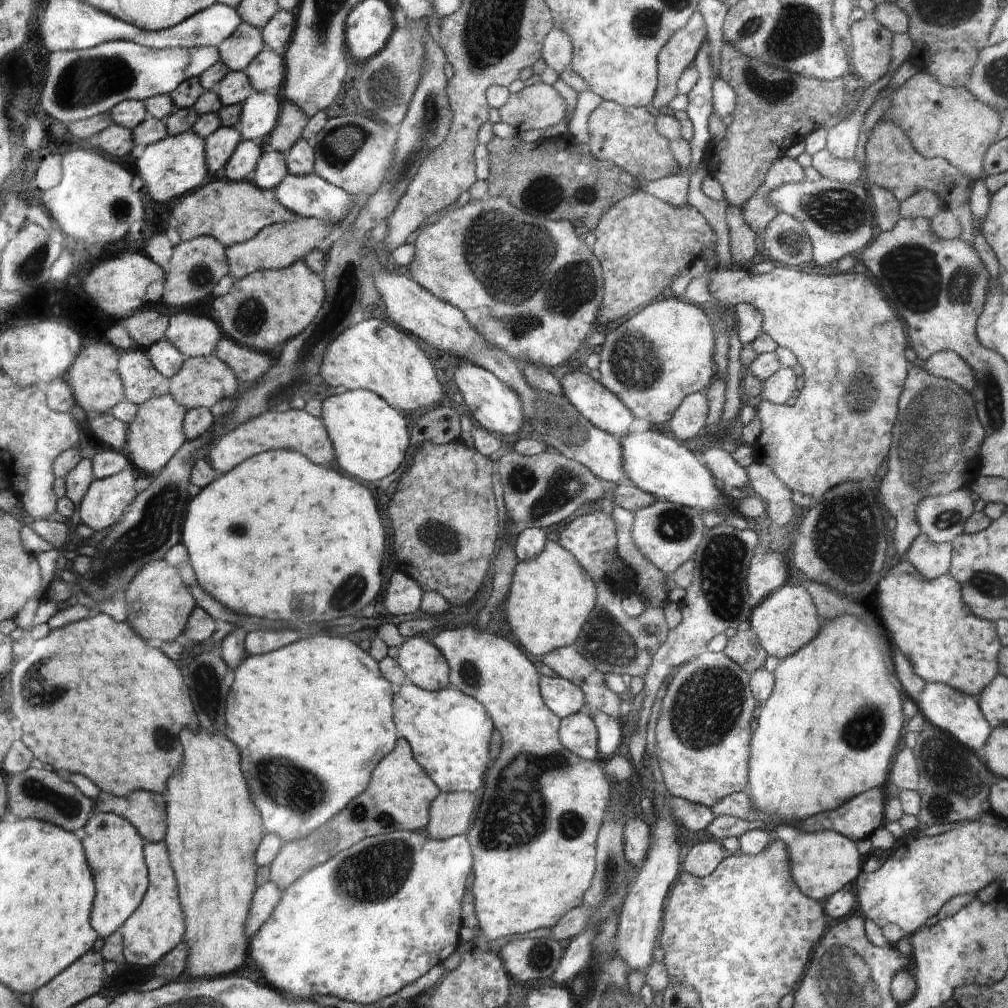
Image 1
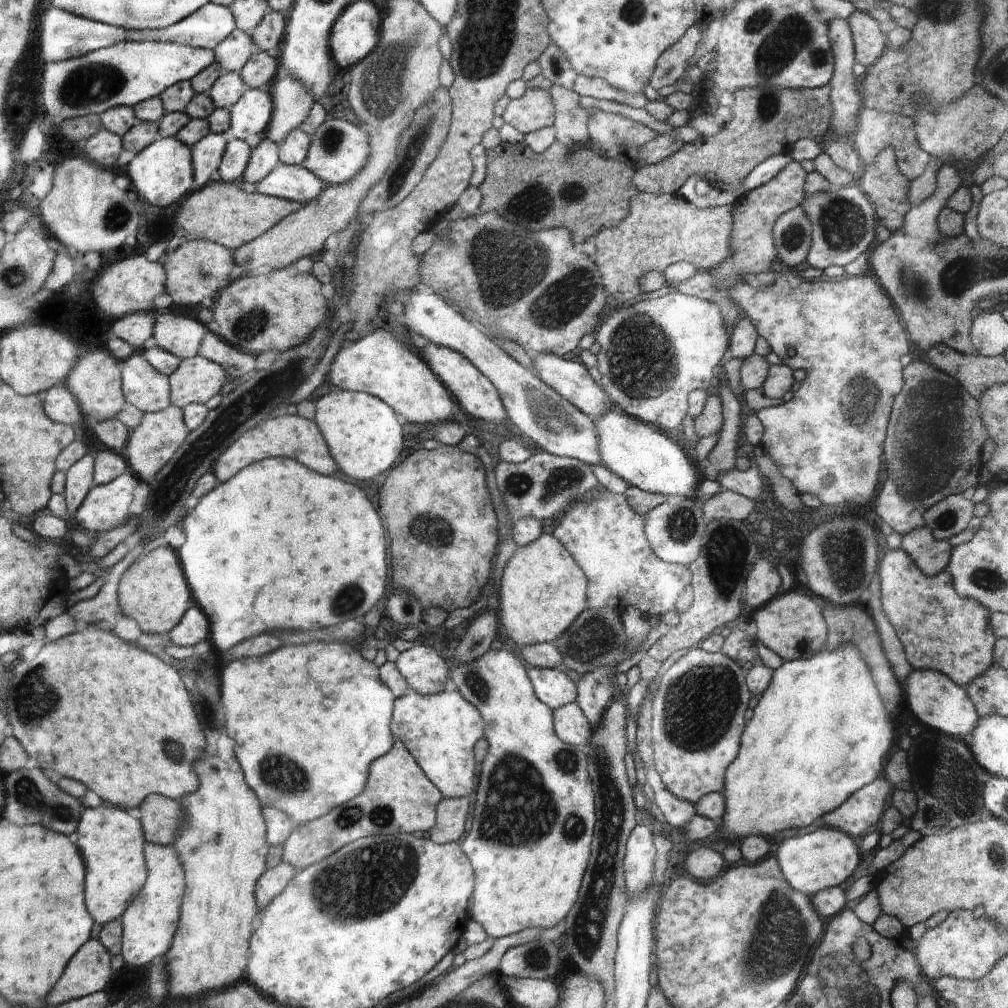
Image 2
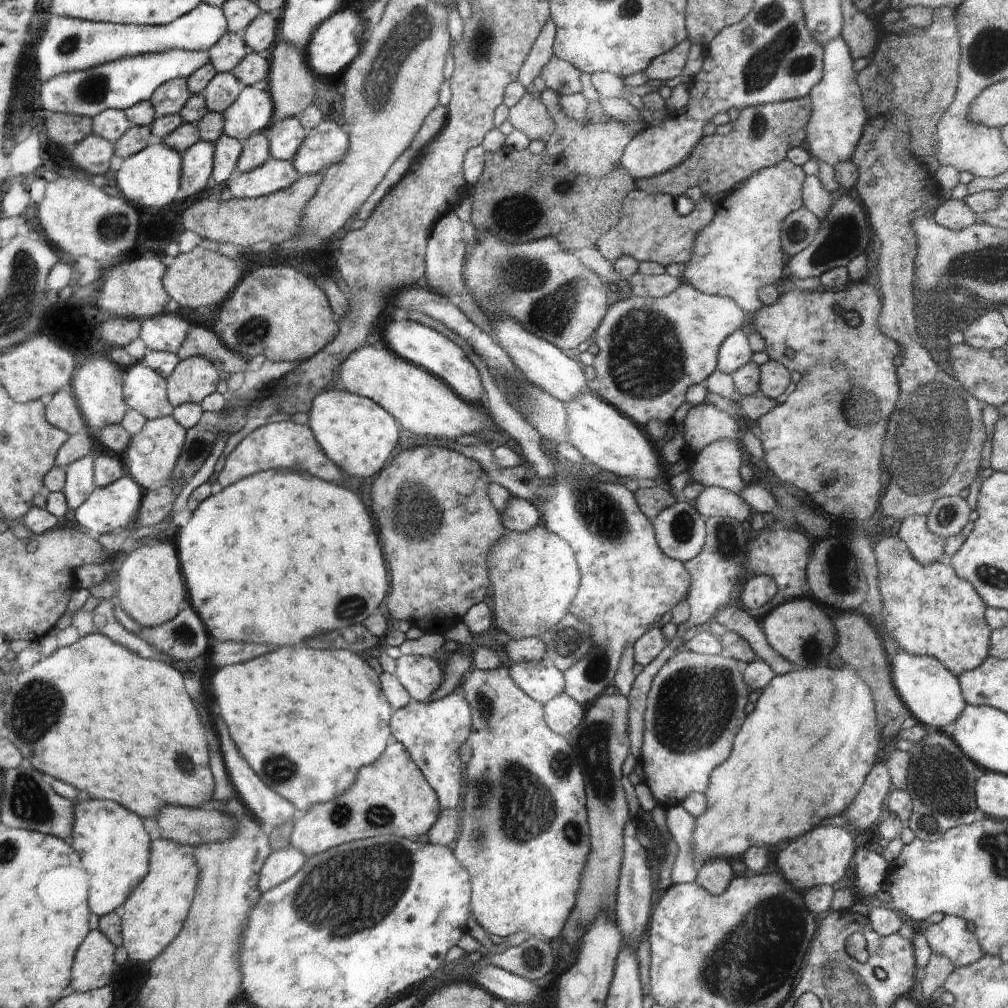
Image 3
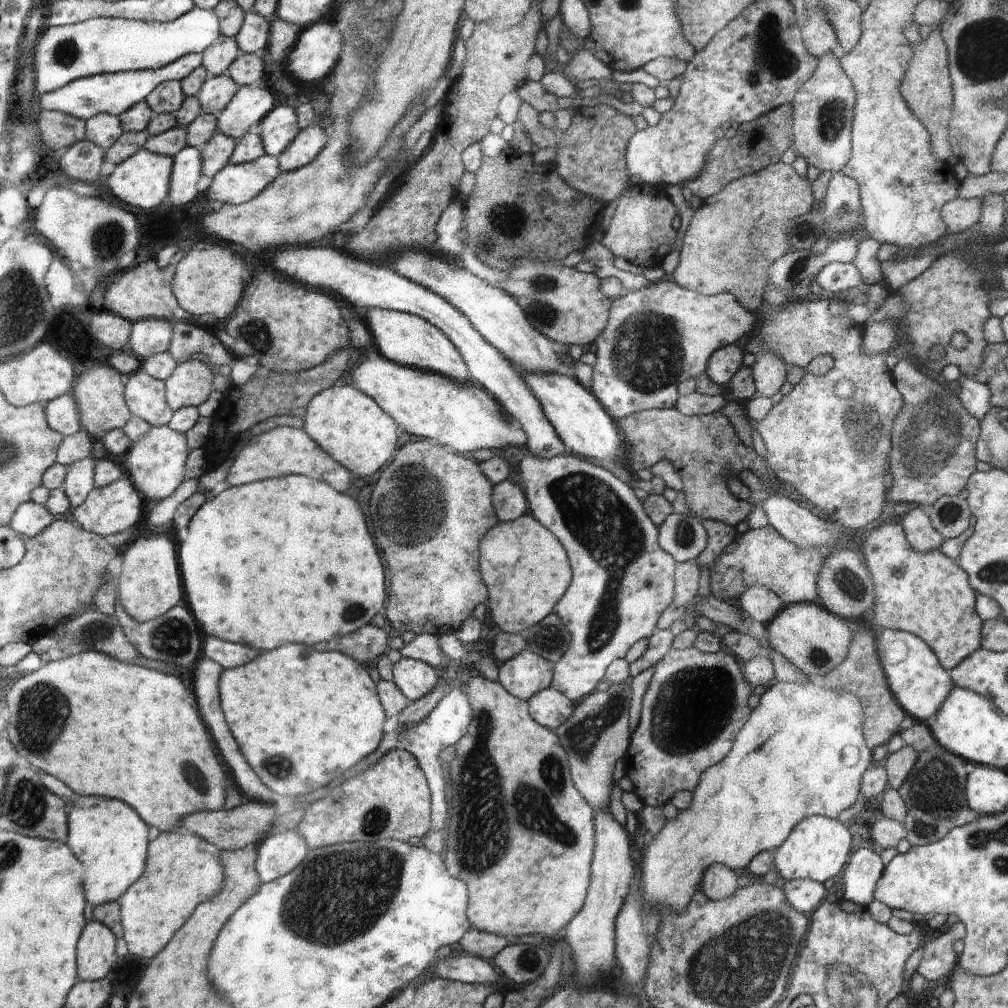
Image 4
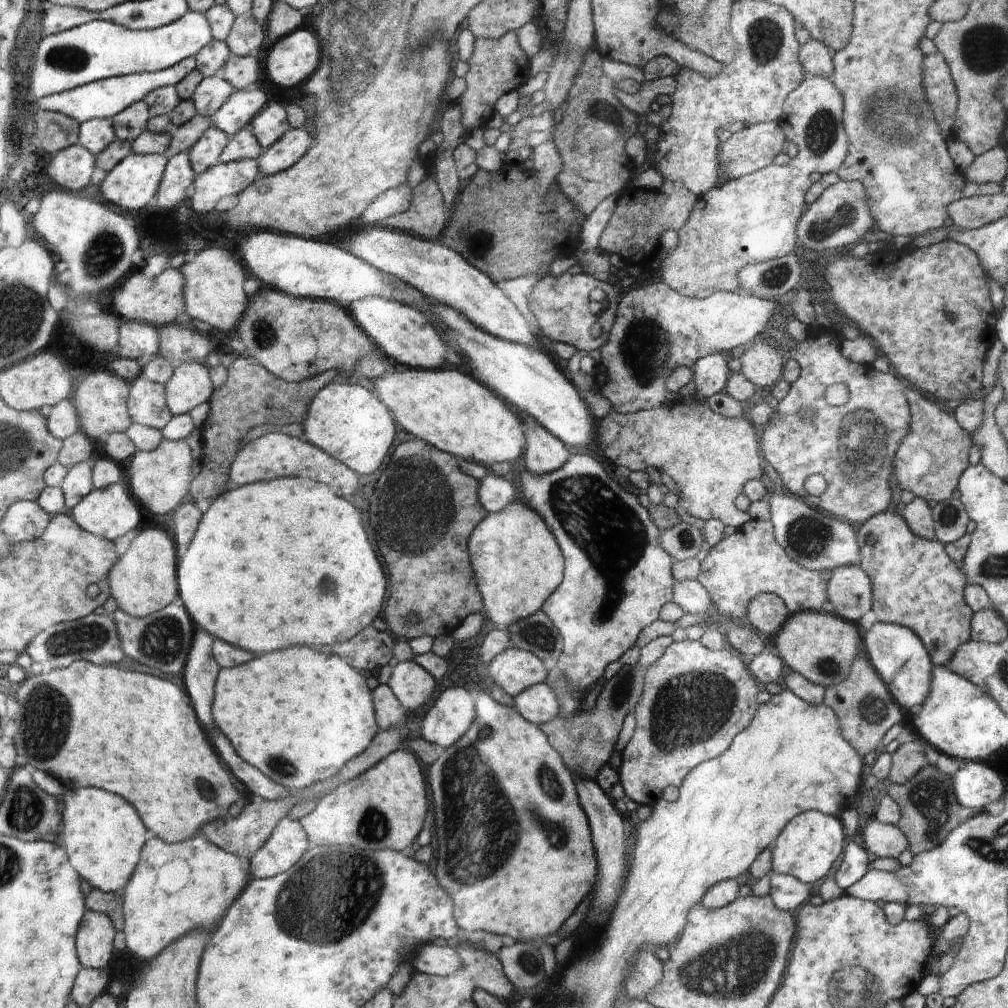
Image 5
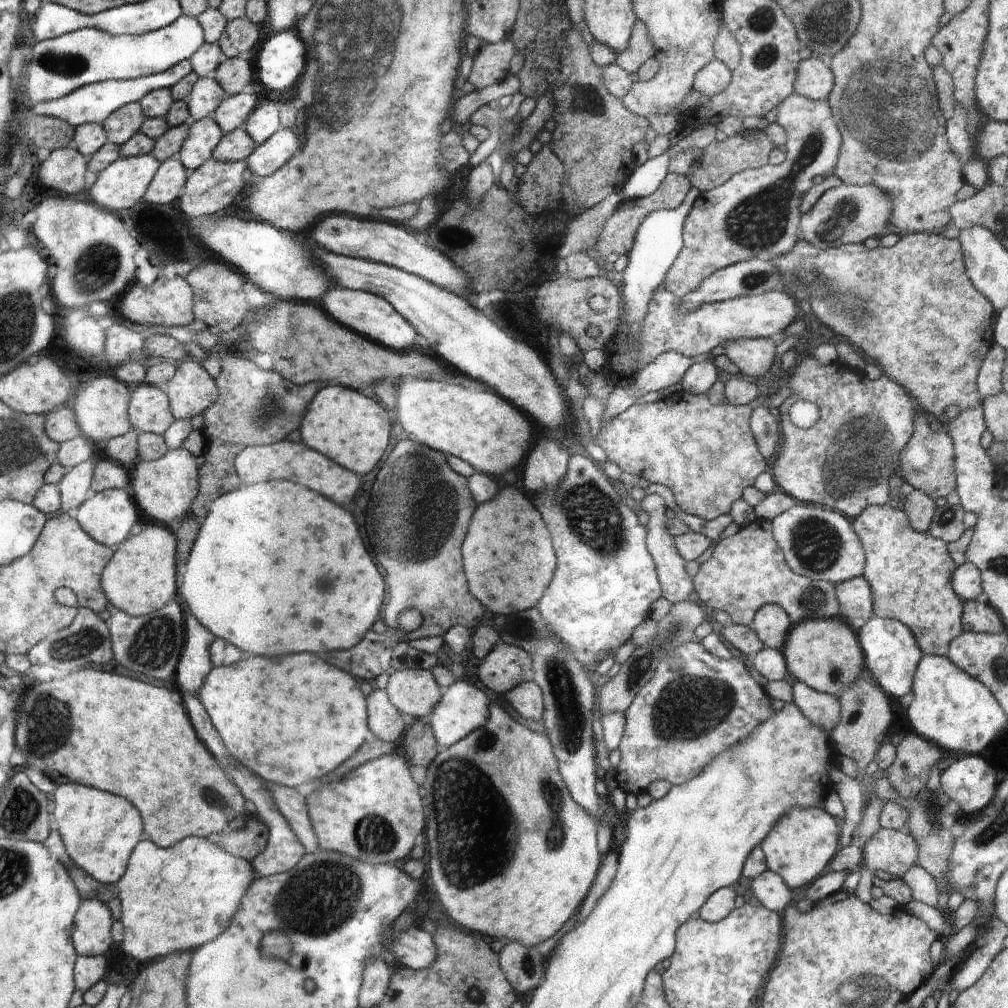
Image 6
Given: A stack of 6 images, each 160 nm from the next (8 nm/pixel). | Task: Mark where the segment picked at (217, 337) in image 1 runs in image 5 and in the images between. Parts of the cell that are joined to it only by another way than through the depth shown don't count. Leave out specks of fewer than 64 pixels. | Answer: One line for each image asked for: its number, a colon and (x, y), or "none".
2: (181, 336)
3: (168, 332)
4: (148, 337)
5: (136, 339)

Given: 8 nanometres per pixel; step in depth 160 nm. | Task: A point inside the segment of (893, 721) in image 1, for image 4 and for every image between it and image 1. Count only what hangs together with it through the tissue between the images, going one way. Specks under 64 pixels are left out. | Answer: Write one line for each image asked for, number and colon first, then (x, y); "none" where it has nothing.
2: (820, 732)
3: (813, 735)
4: (803, 752)

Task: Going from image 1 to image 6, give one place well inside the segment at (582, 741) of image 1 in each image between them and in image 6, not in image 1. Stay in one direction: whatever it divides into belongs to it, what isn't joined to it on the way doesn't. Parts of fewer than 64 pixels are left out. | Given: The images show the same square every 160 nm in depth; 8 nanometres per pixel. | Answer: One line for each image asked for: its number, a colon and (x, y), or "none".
2: (571, 724)
3: (562, 713)
4: (549, 707)
5: (539, 704)
6: (526, 700)

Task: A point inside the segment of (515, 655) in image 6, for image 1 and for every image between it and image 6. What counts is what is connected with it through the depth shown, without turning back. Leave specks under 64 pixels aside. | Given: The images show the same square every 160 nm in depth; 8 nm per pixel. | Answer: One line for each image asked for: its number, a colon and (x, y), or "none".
1: (565, 698)
2: (552, 686)
3: (542, 680)
4: (523, 676)
5: (514, 670)

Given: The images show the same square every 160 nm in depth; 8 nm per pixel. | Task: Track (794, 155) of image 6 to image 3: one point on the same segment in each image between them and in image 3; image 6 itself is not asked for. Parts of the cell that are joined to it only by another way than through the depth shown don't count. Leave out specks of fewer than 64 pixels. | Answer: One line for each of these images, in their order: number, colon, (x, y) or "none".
3: (739, 251)
4: (732, 239)
5: (752, 219)

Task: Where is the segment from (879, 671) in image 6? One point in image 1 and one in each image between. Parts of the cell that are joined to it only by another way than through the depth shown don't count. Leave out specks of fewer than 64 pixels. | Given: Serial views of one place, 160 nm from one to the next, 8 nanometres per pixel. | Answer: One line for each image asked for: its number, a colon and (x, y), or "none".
1: (960, 714)
2: (939, 703)
3: (934, 695)
4: (920, 683)
5: (899, 656)

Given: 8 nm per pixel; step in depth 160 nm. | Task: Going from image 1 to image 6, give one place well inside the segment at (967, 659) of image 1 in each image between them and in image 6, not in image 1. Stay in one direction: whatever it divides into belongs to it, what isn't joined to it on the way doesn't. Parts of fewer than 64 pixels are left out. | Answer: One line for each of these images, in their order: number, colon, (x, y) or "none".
2: (939, 631)
3: (928, 610)
4: (928, 594)
5: (917, 584)
6: (910, 572)

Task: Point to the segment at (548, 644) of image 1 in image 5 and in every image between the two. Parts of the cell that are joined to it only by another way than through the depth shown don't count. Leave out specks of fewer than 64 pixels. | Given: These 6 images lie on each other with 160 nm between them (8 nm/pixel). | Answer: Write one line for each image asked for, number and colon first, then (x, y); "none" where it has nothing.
2: (543, 589)
3: (535, 576)
4: (527, 570)
5: (517, 563)

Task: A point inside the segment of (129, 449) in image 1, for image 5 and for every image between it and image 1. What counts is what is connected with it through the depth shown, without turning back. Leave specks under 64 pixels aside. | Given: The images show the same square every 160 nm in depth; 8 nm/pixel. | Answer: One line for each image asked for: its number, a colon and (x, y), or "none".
2: (153, 443)
3: (152, 454)
4: (155, 464)
5: (160, 478)

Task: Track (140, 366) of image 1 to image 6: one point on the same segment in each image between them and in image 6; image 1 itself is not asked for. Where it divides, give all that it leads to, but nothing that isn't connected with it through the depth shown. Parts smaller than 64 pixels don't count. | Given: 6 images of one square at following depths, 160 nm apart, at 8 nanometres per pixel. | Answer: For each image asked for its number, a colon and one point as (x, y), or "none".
2: (147, 388)
3: (147, 390)
4: (146, 396)
5: (147, 403)
6: (150, 412)

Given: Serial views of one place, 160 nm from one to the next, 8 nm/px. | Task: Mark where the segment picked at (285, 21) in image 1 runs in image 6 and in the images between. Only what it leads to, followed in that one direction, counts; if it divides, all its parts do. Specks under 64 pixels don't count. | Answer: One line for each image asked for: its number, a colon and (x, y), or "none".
2: (269, 34)
3: (260, 34)
4: (253, 36)
5: (246, 36)
6: (241, 35)

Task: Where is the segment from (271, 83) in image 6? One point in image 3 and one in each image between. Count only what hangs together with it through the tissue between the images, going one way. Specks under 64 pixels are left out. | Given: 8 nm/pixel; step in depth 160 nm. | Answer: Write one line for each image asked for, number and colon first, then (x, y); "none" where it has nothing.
3: (337, 41)
4: (316, 52)
5: (296, 56)

